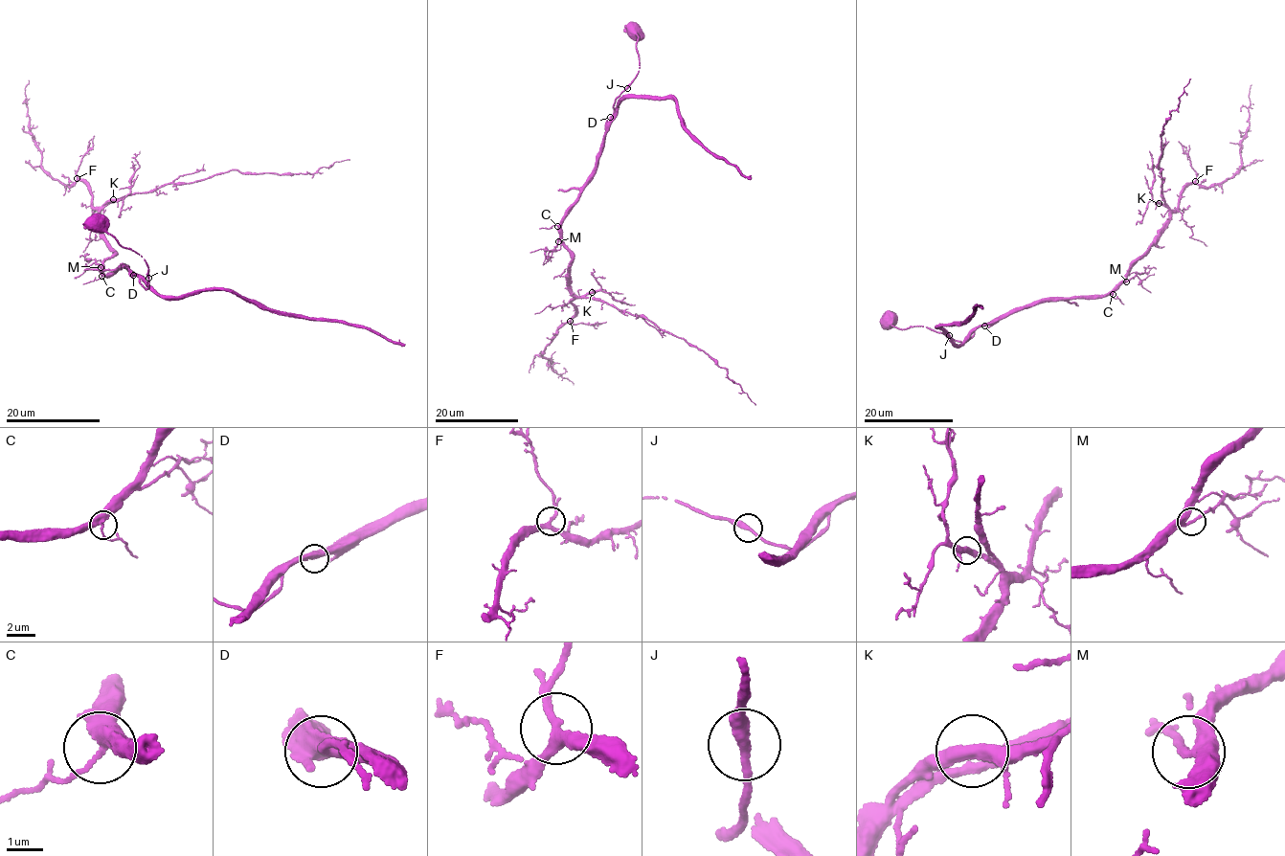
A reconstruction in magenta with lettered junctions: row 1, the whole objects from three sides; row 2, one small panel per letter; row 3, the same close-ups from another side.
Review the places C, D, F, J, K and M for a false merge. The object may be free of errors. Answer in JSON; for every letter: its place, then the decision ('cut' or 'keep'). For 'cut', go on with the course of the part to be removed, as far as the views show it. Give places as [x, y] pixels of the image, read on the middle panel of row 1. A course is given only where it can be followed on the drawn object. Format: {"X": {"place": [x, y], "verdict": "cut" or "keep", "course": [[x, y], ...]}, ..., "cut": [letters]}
{"C": {"place": [557, 226], "verdict": "keep"}, "D": {"place": [610, 117], "verdict": "keep"}, "F": {"place": [570, 321], "verdict": "keep"}, "J": {"place": [627, 88], "verdict": "keep"}, "K": {"place": [592, 292], "verdict": "keep"}, "M": {"place": [558, 241], "verdict": "keep"}, "cut": []}

